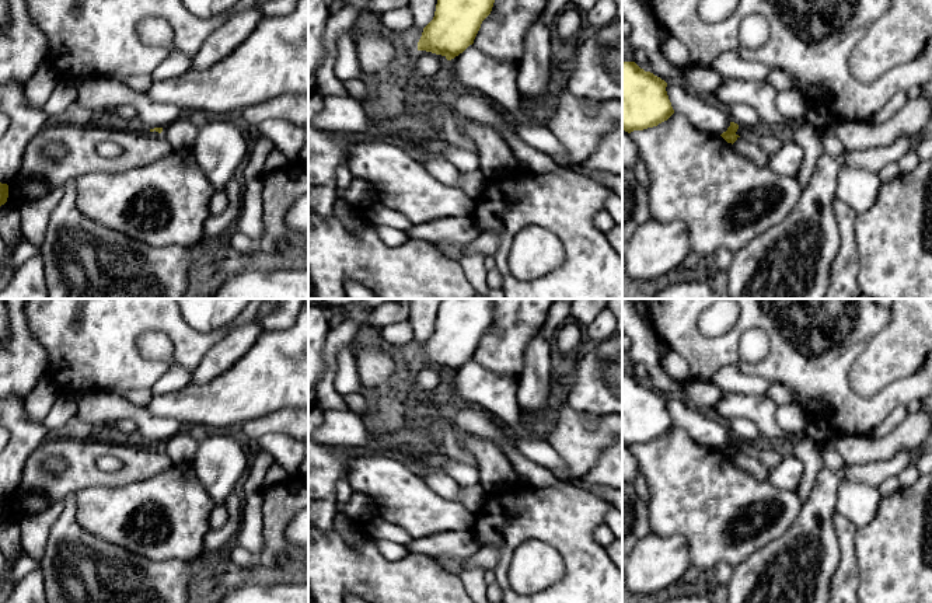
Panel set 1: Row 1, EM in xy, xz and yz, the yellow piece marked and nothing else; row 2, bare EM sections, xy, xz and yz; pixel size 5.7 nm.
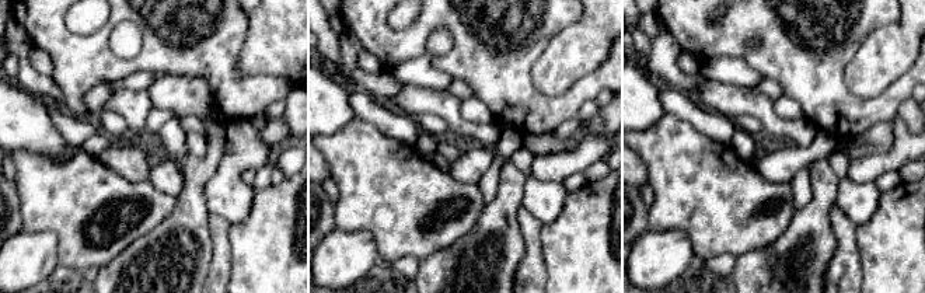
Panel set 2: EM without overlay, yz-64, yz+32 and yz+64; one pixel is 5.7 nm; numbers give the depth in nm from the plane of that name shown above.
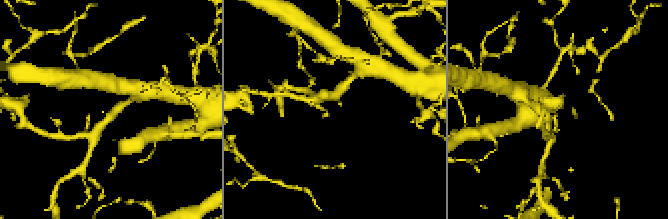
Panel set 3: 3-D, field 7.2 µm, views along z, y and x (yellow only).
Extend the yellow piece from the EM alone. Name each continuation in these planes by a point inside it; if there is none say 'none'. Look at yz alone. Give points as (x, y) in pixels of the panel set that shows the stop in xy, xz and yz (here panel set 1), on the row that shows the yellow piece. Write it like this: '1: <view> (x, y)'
1: yz (771, 140)

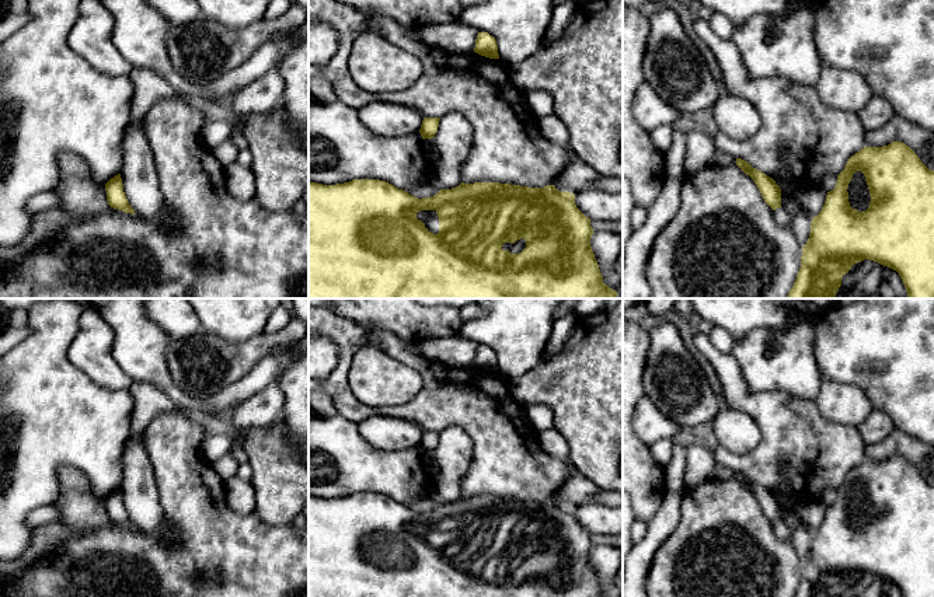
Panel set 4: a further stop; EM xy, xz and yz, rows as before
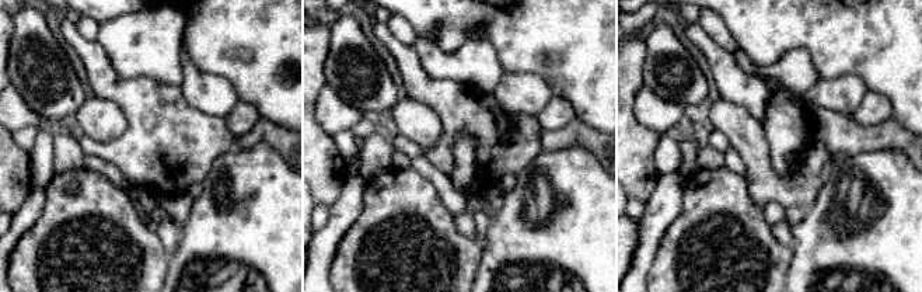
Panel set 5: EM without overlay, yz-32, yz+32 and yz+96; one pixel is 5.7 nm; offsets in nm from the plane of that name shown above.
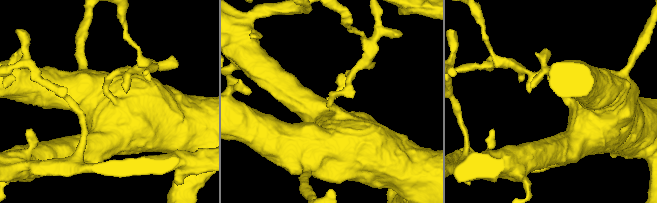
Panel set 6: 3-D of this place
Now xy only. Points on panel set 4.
none

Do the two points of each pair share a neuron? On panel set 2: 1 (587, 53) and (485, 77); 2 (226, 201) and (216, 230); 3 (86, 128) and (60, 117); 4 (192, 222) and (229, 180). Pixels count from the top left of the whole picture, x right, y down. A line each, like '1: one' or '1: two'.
1: two
2: two
3: one
4: two

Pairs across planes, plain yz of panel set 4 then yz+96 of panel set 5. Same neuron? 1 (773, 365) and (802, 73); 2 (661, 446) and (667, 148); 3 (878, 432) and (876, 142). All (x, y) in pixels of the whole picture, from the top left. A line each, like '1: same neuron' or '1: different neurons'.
1: same neuron
2: same neuron
3: different neurons

